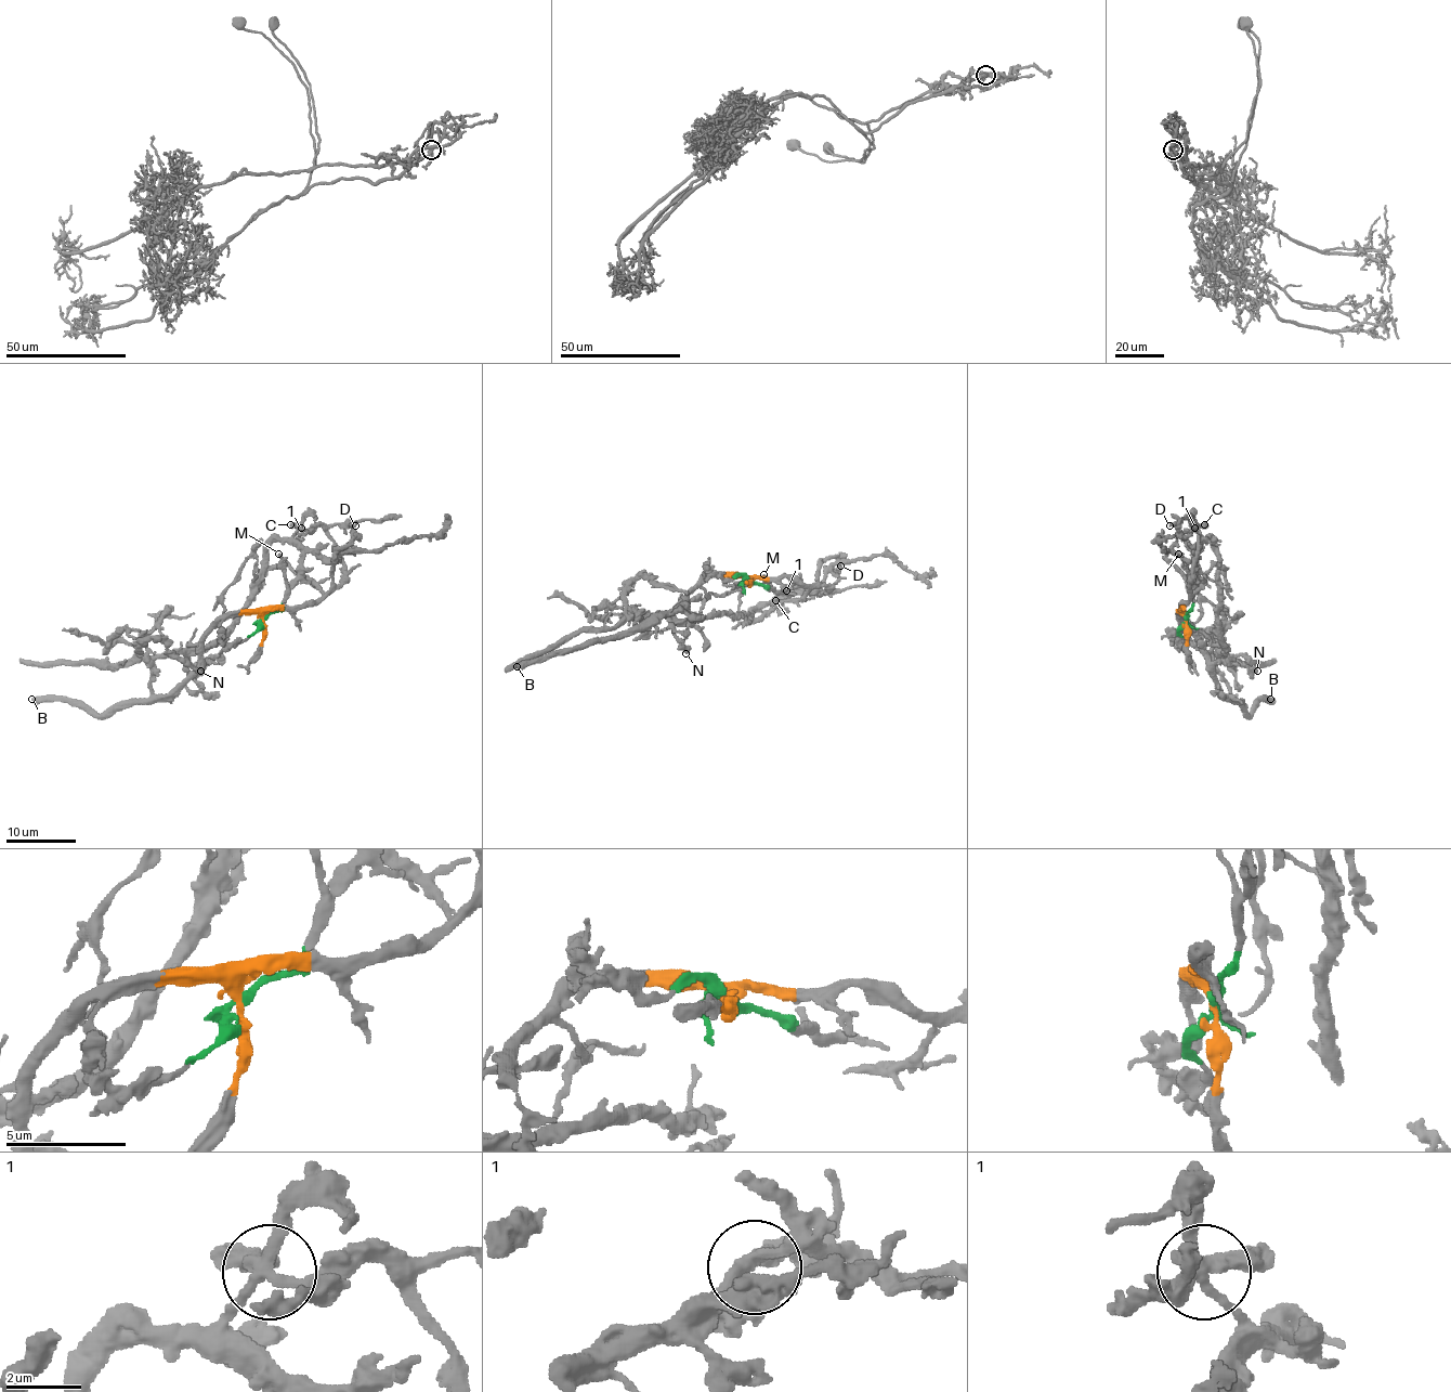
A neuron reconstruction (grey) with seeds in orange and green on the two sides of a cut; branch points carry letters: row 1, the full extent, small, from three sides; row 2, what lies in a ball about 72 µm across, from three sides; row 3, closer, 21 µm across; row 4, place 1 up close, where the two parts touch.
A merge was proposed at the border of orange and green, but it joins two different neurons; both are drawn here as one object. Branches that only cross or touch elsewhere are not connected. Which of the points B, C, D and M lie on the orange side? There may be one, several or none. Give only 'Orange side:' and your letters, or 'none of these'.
Orange side: B, C

